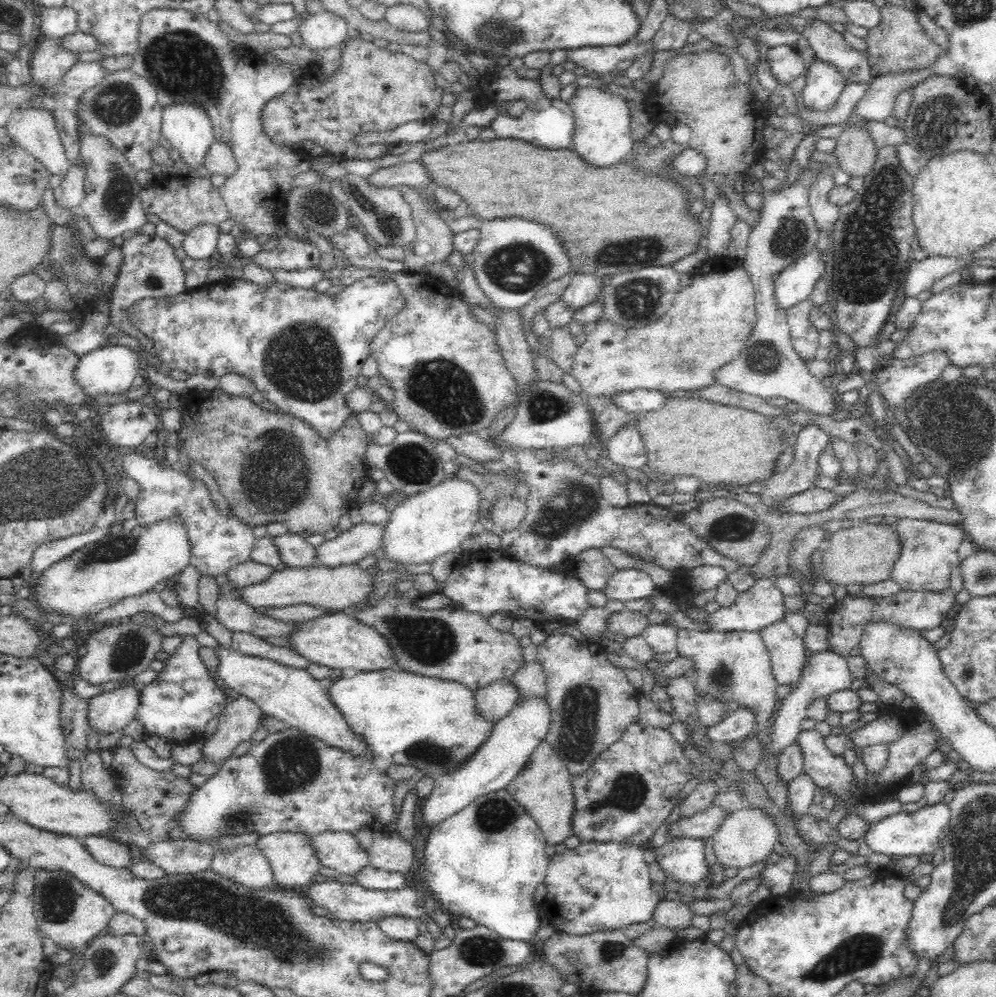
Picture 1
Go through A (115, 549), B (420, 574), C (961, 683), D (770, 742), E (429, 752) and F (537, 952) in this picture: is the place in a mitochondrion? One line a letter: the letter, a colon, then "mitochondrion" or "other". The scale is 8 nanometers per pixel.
A: mitochondrion
B: other
C: other
D: other
E: mitochondrion
F: other

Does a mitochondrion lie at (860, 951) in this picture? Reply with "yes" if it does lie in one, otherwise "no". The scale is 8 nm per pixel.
yes

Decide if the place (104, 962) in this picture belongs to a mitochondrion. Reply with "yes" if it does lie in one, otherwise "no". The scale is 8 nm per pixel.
yes

